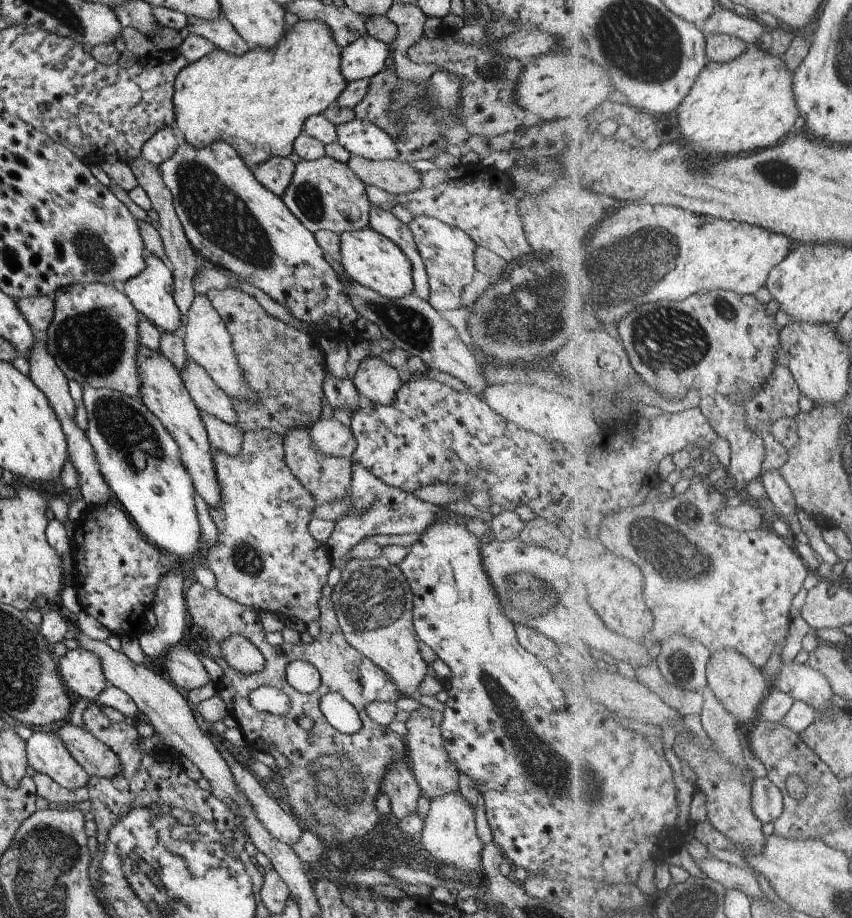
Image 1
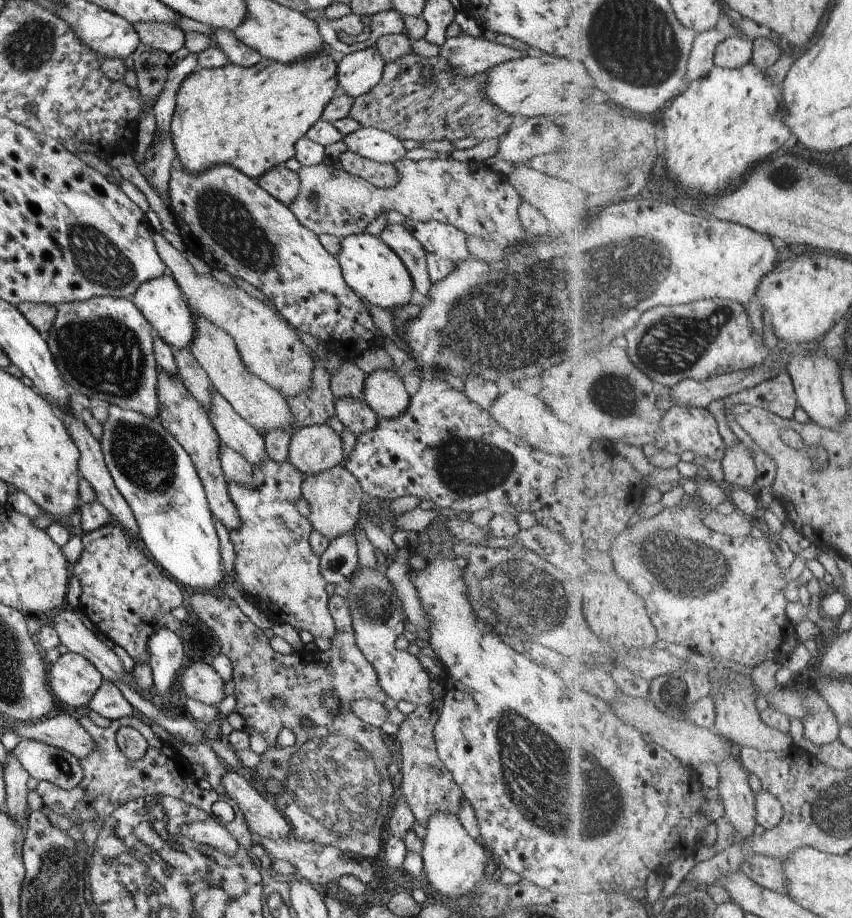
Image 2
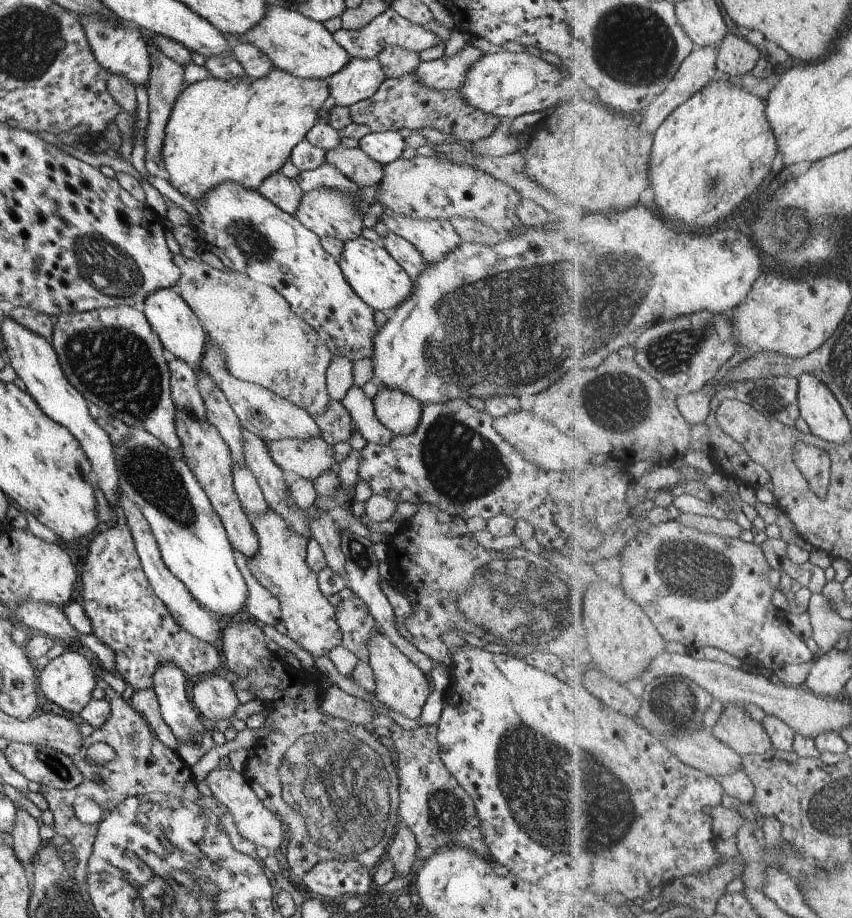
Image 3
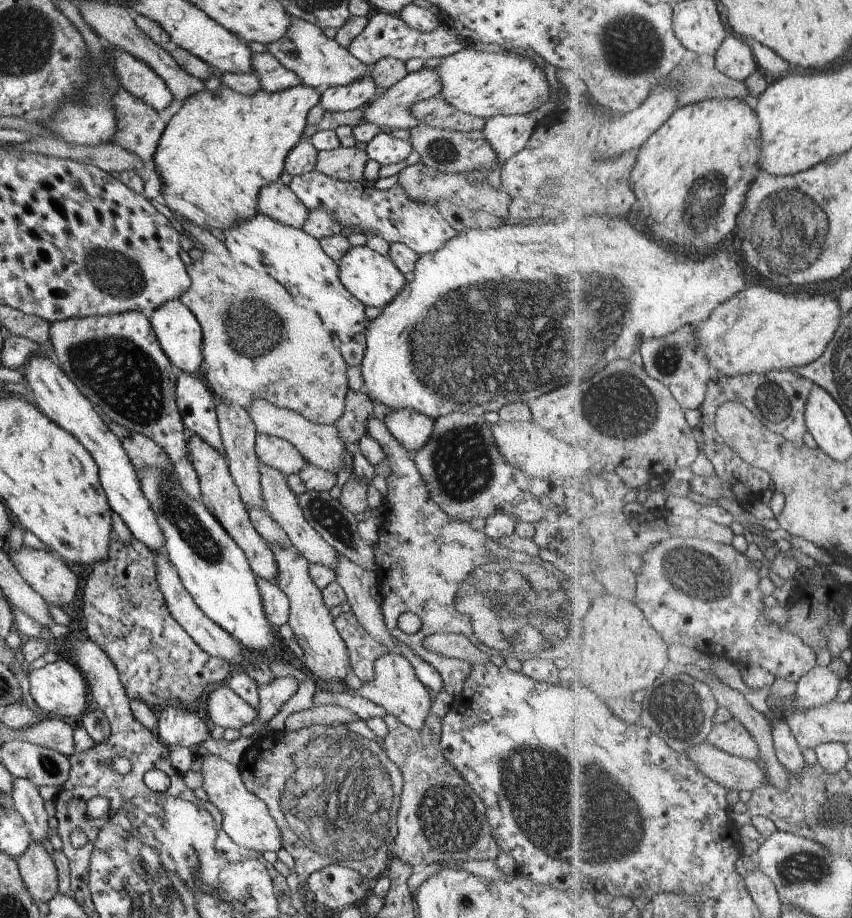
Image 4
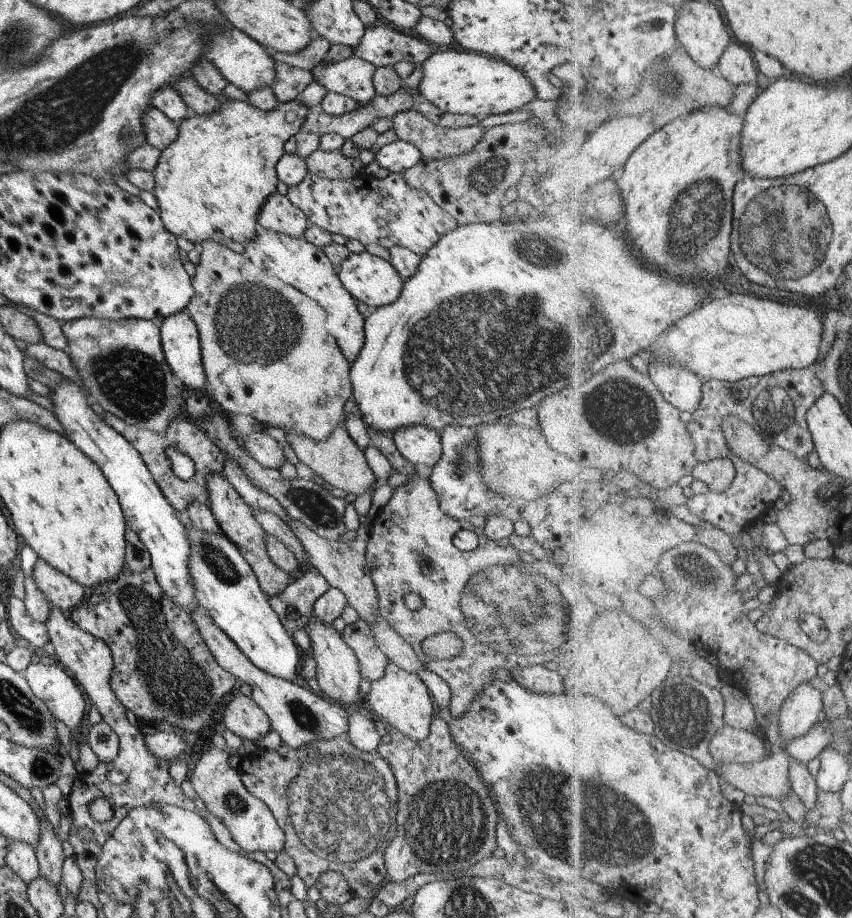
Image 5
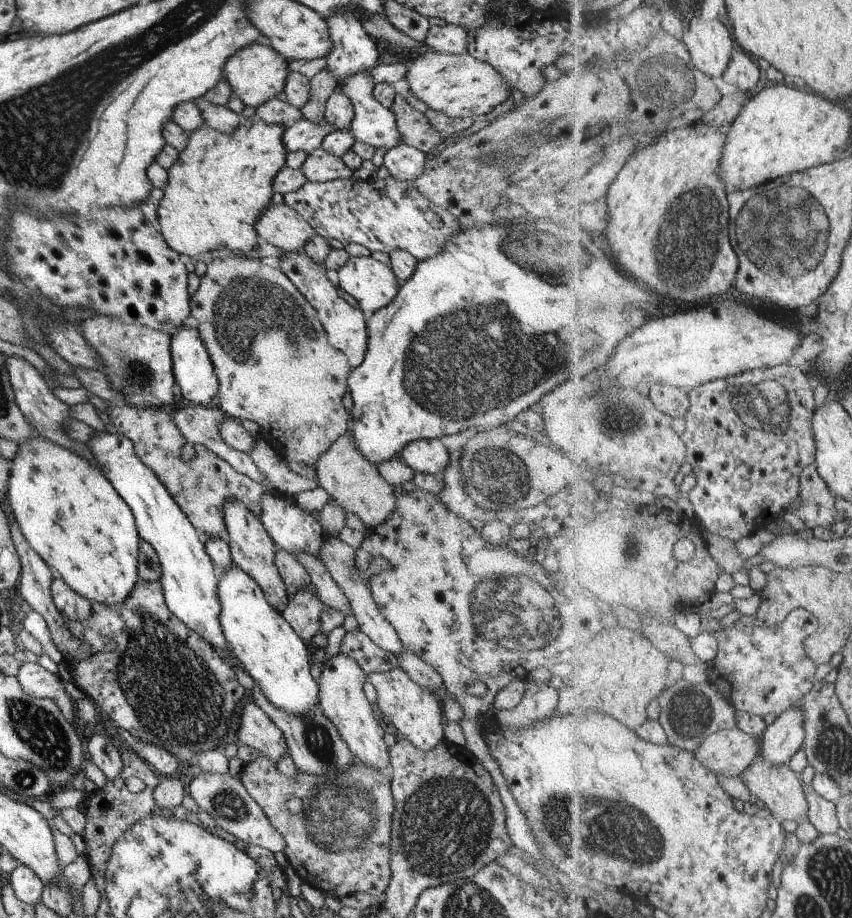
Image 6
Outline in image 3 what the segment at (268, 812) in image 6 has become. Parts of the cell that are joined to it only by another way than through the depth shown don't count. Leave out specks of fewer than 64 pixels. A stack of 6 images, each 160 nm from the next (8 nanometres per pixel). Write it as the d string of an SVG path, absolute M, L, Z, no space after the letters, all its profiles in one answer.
M249 617L223 621L220 639L225 667L241 678L243 686L253 694L253 699L261 700L268 712L263 720L267 734L251 747L245 770L241 774L256 797L287 824L289 835L286 853L281 861L285 873L297 883L303 874L321 860L322 855L352 858L372 871L384 858L399 824L397 768L388 744L376 740L363 725L324 715L319 710L319 702L322 700L320 697L324 696L325 688L319 679L302 668L293 669L277 652L267 648L260 625Z

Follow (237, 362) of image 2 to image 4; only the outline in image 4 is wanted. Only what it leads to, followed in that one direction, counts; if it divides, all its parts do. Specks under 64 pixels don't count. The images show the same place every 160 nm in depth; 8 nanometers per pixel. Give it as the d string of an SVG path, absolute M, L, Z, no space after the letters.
M259 397L251 401L244 409L254 424L254 429L257 433L279 437L290 442L309 465L315 465L317 468L322 468L335 474L343 466L341 462L343 452L350 449L350 447L343 444L343 441L338 437L337 429L332 424L320 425L308 421L292 410L275 406L275 404L271 404Z

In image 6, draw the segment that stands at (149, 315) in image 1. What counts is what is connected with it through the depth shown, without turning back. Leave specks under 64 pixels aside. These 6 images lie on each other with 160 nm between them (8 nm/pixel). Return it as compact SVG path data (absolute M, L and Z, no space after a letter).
M187 321L181 327L173 329L171 336L172 375L179 392L191 405L211 405L218 384L206 348L192 322Z

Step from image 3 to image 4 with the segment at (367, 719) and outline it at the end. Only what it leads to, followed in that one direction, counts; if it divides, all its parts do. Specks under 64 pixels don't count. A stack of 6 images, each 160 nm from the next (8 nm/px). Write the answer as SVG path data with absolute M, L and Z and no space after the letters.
M313 705L308 709L287 715L284 719L282 732L290 733L300 727L311 725L345 725L353 720L359 719L347 708L337 705Z

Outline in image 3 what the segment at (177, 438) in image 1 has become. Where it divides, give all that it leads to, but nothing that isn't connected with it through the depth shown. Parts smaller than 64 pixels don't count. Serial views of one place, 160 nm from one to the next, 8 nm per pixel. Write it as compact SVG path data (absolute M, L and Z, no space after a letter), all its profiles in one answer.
M175 407L175 433L179 442L181 442L181 451L187 467L191 474L195 476L199 488L203 490L207 496L208 502L211 504L212 510L217 514L224 532L226 532L227 540L233 549L238 550L245 558L254 556L258 547L257 537L246 513L239 503L238 497L235 496L232 486L231 468L232 461L230 453L221 440L221 436L217 430L206 421L195 420L189 414L183 414L183 410Z

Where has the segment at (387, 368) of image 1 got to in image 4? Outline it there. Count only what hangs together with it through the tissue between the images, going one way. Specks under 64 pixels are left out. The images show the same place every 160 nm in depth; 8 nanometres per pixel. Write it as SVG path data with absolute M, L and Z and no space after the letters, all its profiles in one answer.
M403 407L387 411L382 423L409 455L418 451L427 438L431 438L433 430L432 420L428 416Z

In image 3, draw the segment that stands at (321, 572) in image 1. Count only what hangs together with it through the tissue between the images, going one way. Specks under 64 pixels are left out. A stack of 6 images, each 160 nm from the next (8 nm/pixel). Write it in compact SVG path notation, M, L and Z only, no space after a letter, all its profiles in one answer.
M271 508L259 516L246 516L258 542L254 556L246 558L249 572L278 600L280 621L286 628L286 636L301 645L313 658L326 656L331 648L340 644L342 634L336 623L334 606L331 606L318 589L316 572L307 566L308 538L289 528L285 520Z

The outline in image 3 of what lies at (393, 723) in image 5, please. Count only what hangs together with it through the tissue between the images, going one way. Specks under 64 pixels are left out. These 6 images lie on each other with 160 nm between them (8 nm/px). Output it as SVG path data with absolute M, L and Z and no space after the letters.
M379 628L366 642L368 650L368 665L371 667L374 683L375 698L387 709L399 712L411 720L419 718L420 712L427 696L429 696L431 683L429 678L421 672L404 654L401 654L393 643Z

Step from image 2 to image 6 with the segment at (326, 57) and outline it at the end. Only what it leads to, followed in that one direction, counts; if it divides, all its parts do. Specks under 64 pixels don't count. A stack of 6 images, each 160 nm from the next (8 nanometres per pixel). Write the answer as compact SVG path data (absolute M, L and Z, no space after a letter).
M240 117L238 125L230 132L224 133L214 128L208 127L203 124L201 127L197 127L188 133L187 144L178 152L175 162L166 168L167 180L165 186L162 188L163 195L161 199L157 201L156 206L156 218L158 219L159 230L162 234L163 240L177 253L185 254L185 256L197 256L197 254L203 254L203 252L211 252L211 250L217 250L227 248L227 250L239 250L242 256L251 255L257 245L257 233L254 229L255 221L258 216L271 204L272 182L277 171L284 165L285 148L283 146L282 134L286 128L283 125L267 124L263 122L259 117Z

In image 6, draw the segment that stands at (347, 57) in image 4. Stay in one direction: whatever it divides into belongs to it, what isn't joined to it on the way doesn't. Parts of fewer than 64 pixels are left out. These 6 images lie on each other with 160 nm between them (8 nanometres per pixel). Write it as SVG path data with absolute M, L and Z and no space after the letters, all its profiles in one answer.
M369 70L359 71L337 82L337 90L343 93L352 104L353 116L350 120L349 133L358 141L366 142L374 149L383 146L383 148L389 150L392 146L401 142L400 136L396 129L393 113L388 108L381 106L373 98L373 87L374 82L369 74Z

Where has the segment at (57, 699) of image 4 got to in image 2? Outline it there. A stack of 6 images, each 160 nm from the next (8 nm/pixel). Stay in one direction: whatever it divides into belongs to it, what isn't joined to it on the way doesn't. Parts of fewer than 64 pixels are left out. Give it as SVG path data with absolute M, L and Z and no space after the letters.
M67 651L48 664L46 681L50 693L57 697L65 710L87 706L104 678L86 658Z

